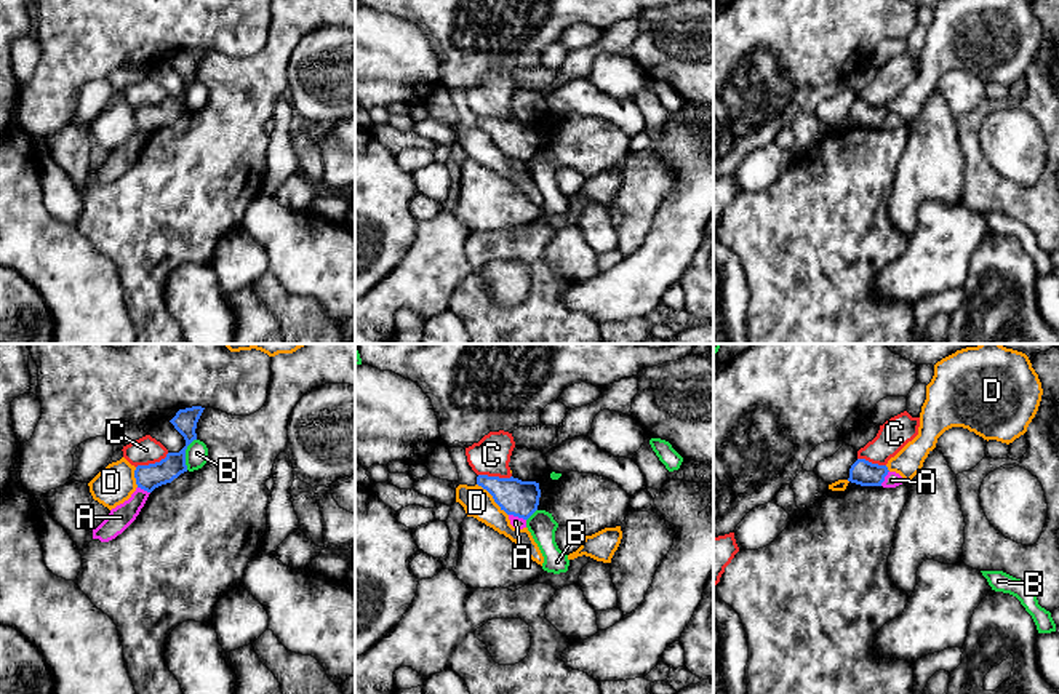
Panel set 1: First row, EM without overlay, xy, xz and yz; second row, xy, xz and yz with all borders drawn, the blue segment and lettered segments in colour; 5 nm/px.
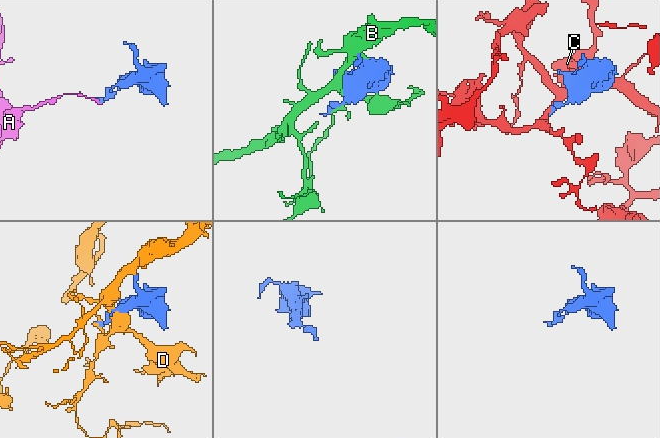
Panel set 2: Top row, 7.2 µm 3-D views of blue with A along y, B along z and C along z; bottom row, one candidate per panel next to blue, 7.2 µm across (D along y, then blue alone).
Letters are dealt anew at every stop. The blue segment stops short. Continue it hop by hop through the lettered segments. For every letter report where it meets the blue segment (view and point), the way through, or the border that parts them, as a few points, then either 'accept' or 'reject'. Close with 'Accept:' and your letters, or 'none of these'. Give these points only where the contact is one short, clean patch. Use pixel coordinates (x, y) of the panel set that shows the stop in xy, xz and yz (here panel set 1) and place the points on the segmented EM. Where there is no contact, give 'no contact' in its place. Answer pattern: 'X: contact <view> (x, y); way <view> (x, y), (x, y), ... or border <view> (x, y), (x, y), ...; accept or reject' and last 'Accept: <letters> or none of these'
A: contact xz (517, 515); border xz (509, 514), (525, 520); reject
B: contact xy (184, 454); reject
C: contact xy (152, 464); border xy (168, 453), (159, 461), (136, 467); reject
D: contact xz (493, 498); reject
Accept: none of these

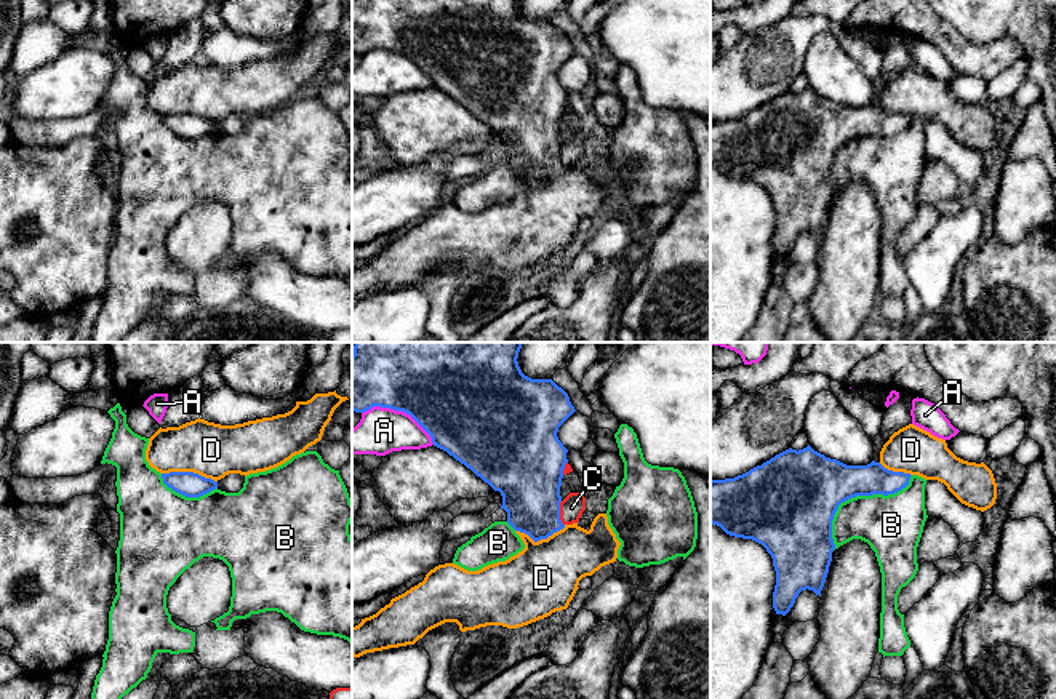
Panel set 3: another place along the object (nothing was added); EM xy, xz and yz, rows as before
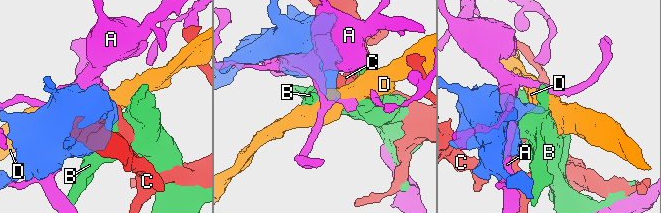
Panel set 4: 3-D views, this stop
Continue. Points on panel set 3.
A: contact xz (400, 410); reject
B: contact yz (855, 496); reject
C: contact xz (559, 514); border xz (560, 501), (560, 522), (564, 525); reject
D: contact xy (189, 472); border xy (162, 472), (197, 472), (216, 482); reject
Accept: none of these

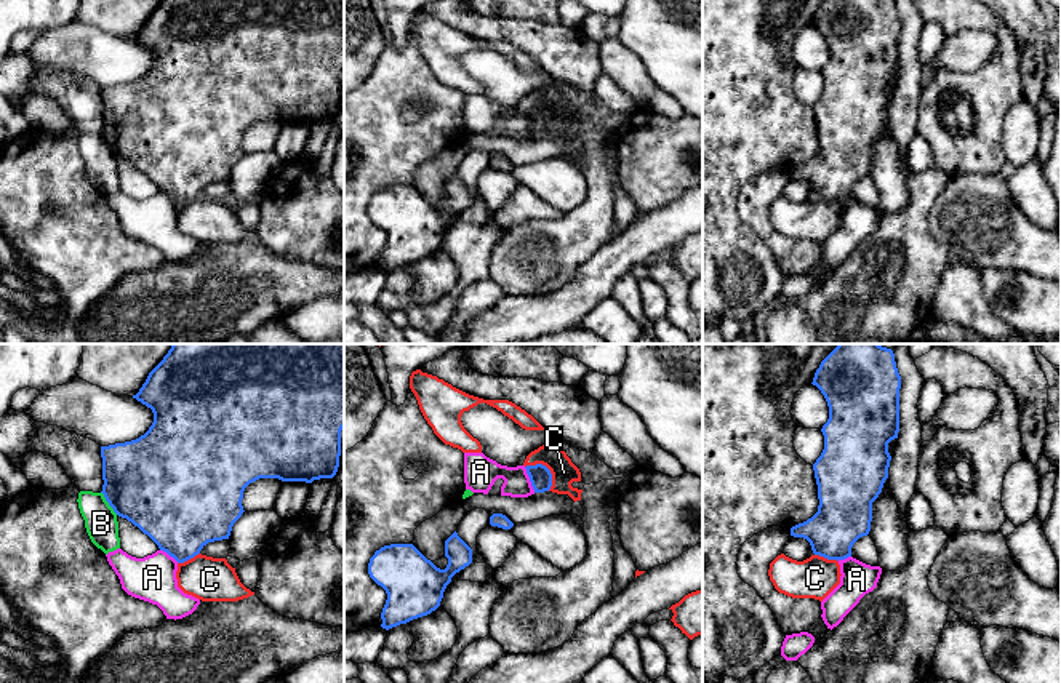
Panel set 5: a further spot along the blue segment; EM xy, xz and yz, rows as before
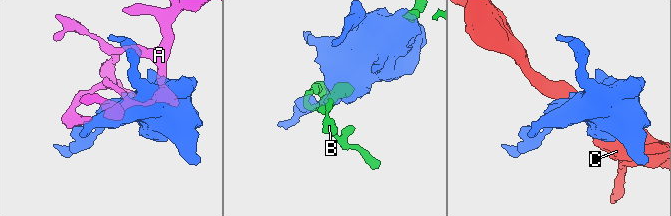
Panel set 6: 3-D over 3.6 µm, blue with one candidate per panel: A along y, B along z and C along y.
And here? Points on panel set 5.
A: contact xz (530, 480); border xz (524, 467), (535, 491); reject
B: contact xy (108, 501); border xy (101, 491), (117, 514); reject
C: contact xz (546, 467); border xz (525, 466), (543, 464), (551, 474), (551, 488); reject
Accept: none of these

